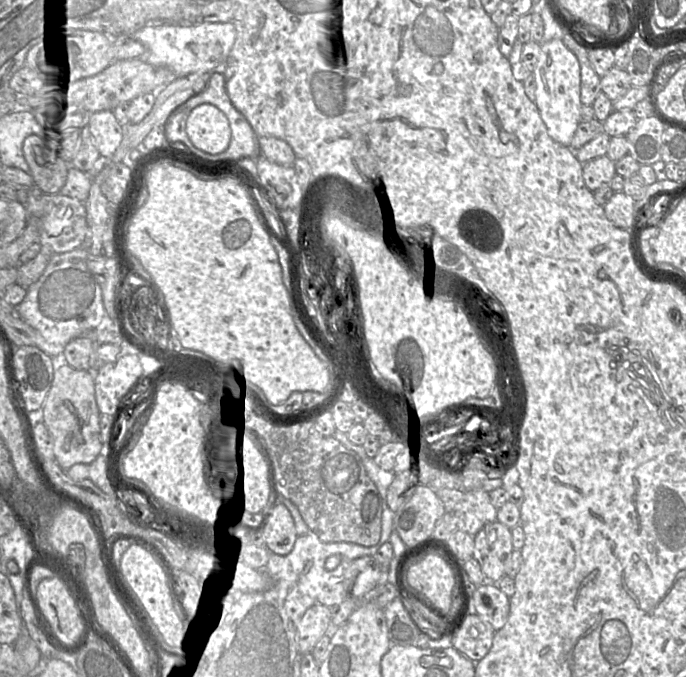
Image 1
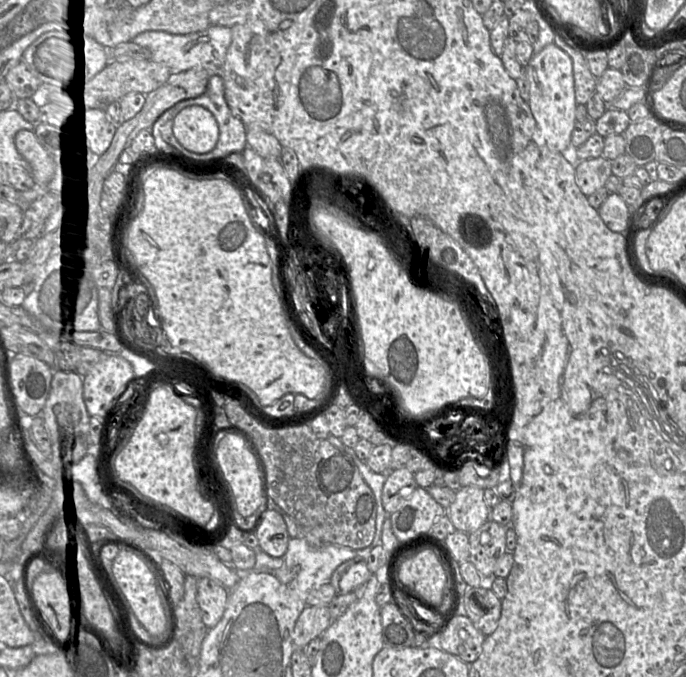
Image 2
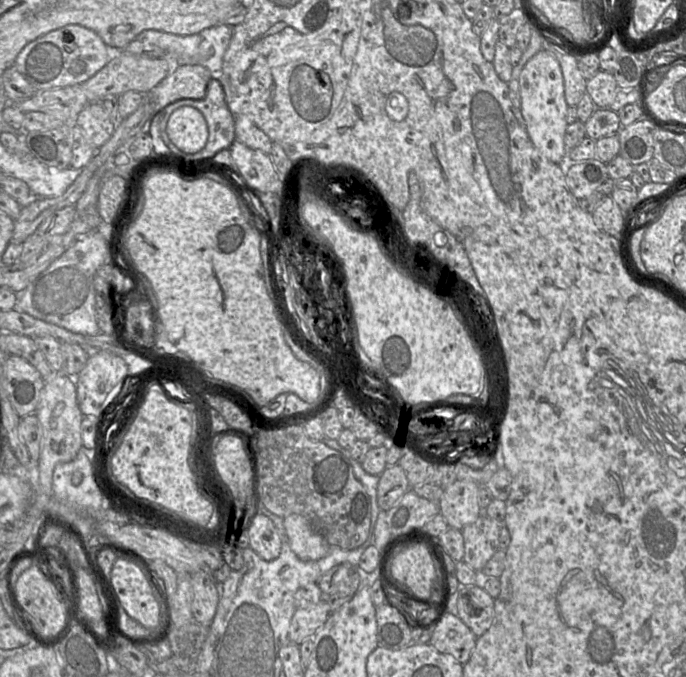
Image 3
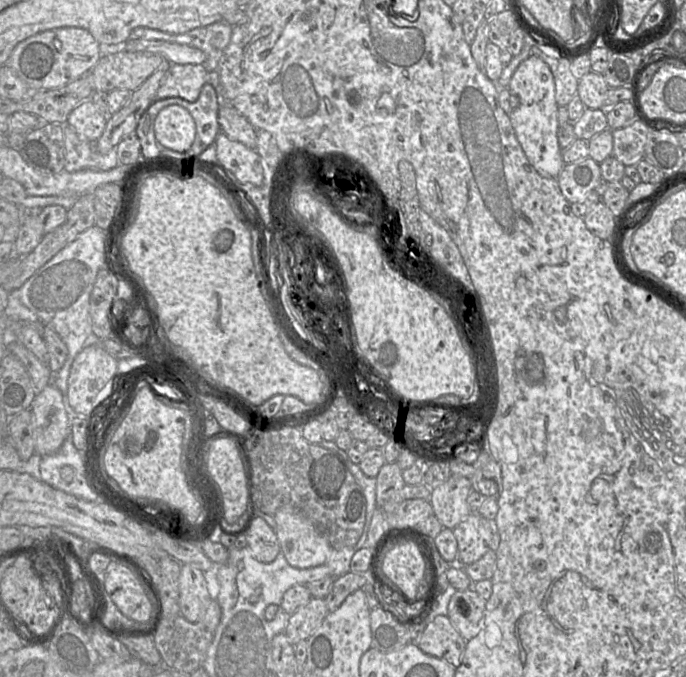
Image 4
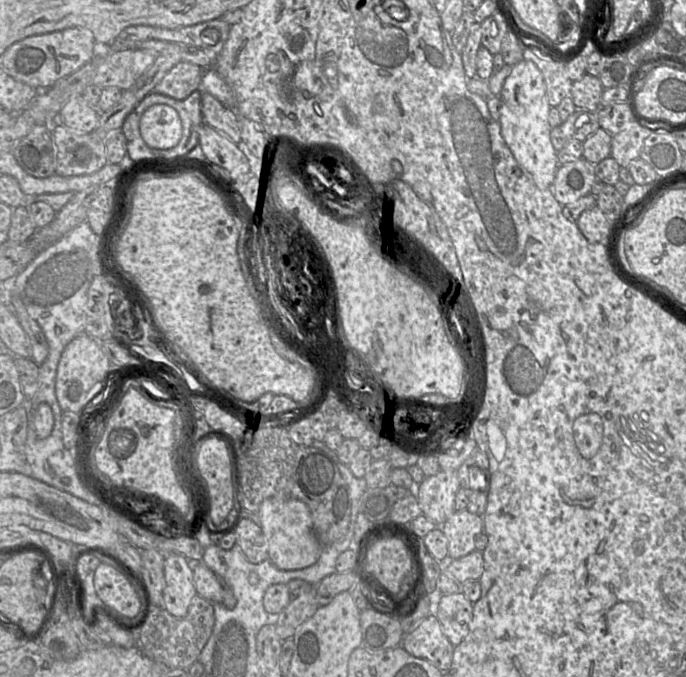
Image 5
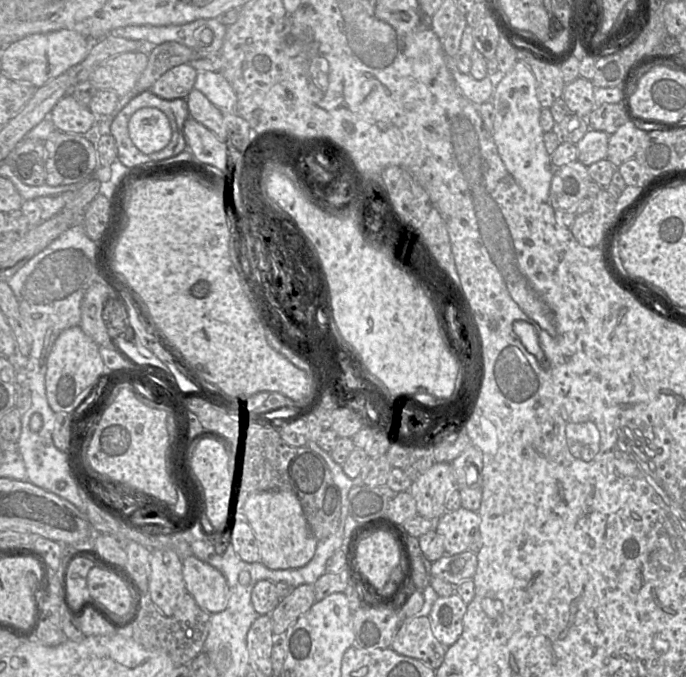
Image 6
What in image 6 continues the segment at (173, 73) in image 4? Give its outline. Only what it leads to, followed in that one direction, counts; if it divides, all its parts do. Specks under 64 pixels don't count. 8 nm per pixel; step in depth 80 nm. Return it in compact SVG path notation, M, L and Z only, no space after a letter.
M188 63L181 64L164 73L149 89L163 99L186 99L194 89L196 75Z

